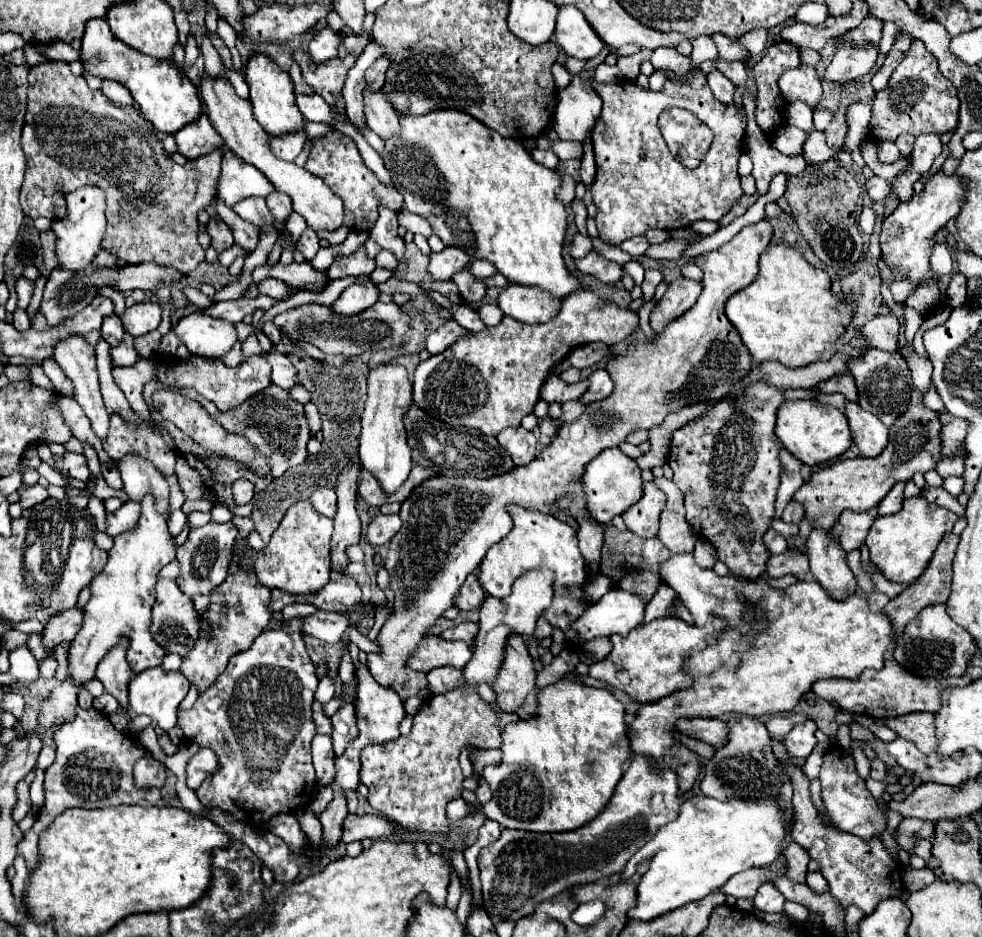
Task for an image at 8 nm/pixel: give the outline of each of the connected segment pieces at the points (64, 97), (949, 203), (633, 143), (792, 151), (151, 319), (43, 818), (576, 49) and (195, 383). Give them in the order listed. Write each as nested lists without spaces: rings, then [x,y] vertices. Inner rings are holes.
[[[47,60],[39,66],[29,68],[27,114],[25,114],[21,144],[27,156],[27,172],[21,188],[21,206],[25,216],[39,218],[39,216],[51,214],[53,218],[63,218],[67,214],[65,196],[69,192],[87,184],[99,184],[101,188],[107,190],[107,232],[103,238],[103,248],[115,250],[121,260],[135,262],[135,264],[147,260],[161,266],[173,266],[181,274],[189,274],[203,262],[205,250],[197,240],[199,210],[193,206],[193,200],[195,200],[197,188],[217,188],[219,176],[221,176],[221,160],[225,154],[223,148],[217,148],[205,156],[199,156],[197,160],[187,160],[185,166],[173,164],[173,168],[167,168],[167,152],[163,152],[161,140],[155,136],[155,128],[151,128],[151,122],[147,122],[135,106],[123,106],[123,104],[111,102],[99,90],[91,90],[83,76],[71,74],[65,62],[53,62],[53,60]],[[141,218],[157,218],[161,224],[163,222],[167,224],[165,236],[163,236],[167,240],[163,242],[167,250],[161,252],[165,256],[153,256],[159,252],[147,250],[147,242],[143,242],[143,236],[141,236]],[[125,220],[133,222],[133,234],[127,234],[131,236],[129,238],[131,242],[125,236]]]
[[[943,172],[931,176],[925,184],[923,194],[915,194],[907,202],[899,202],[897,210],[883,220],[881,228],[881,248],[883,248],[883,262],[893,272],[903,272],[907,280],[925,280],[917,284],[913,294],[903,302],[905,306],[923,312],[925,316],[933,314],[939,308],[943,292],[939,290],[939,274],[931,268],[931,250],[935,246],[933,236],[941,226],[945,226],[951,218],[959,214],[959,204],[963,204],[963,184],[955,180],[955,176],[945,176]]]
[[[697,70],[691,84],[675,84],[669,80],[663,92],[641,90],[635,82],[627,80],[603,84],[591,78],[591,86],[603,100],[599,124],[593,132],[597,174],[591,186],[601,240],[623,242],[645,234],[649,228],[675,230],[687,228],[695,220],[717,222],[731,210],[739,196],[743,196],[737,160],[741,156],[745,114],[735,104],[725,106],[715,100],[703,72]],[[669,106],[691,110],[701,122],[707,122],[713,132],[711,150],[695,170],[683,168],[683,164],[671,156],[659,132],[657,118]]]
[[[787,124],[787,126],[779,128],[779,132],[771,138],[771,144],[779,152],[783,152],[787,156],[797,156],[801,152],[801,148],[803,148],[803,144],[805,144],[807,138],[809,138],[809,132],[797,128],[797,126]]]
[[[157,302],[135,304],[125,310],[125,314],[121,316],[121,322],[125,326],[125,332],[129,332],[131,336],[143,336],[159,326],[161,322],[159,304]]]
[[[77,706],[75,718],[65,720],[63,724],[55,726],[55,744],[57,744],[57,758],[45,770],[45,806],[39,812],[37,822],[33,828],[23,836],[17,844],[19,854],[25,858],[29,872],[41,862],[39,854],[39,834],[51,826],[51,822],[63,814],[71,806],[81,808],[103,808],[103,806],[119,806],[119,804],[159,804],[159,790],[141,790],[135,786],[133,766],[139,758],[147,756],[149,750],[131,734],[117,732],[109,718],[99,712],[97,708],[83,710]]]
[[[575,6],[559,8],[553,36],[563,52],[577,60],[589,60],[597,56],[603,48],[603,42],[599,40],[595,30],[589,28],[585,16]]]
[[[191,356],[189,362],[181,362],[177,358],[161,358],[157,360],[157,364],[159,364],[157,378],[160,382],[175,388],[195,388],[201,396],[211,400],[219,410],[231,410],[243,404],[255,392],[261,392],[267,386],[271,386],[271,366],[259,356],[251,356],[249,360],[241,362],[235,368],[229,368],[221,362],[209,362],[199,356]]]

